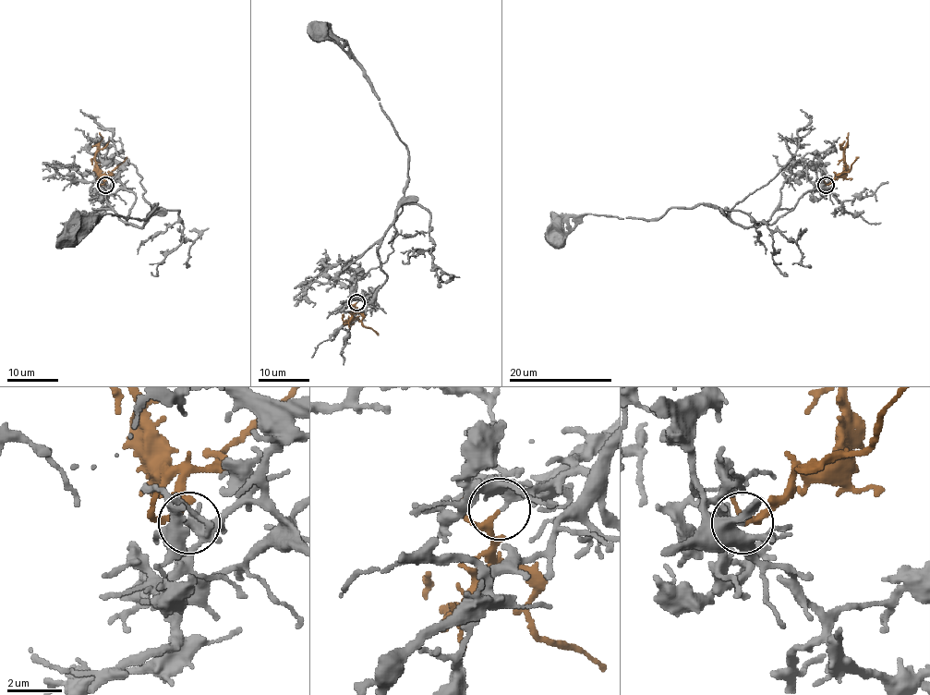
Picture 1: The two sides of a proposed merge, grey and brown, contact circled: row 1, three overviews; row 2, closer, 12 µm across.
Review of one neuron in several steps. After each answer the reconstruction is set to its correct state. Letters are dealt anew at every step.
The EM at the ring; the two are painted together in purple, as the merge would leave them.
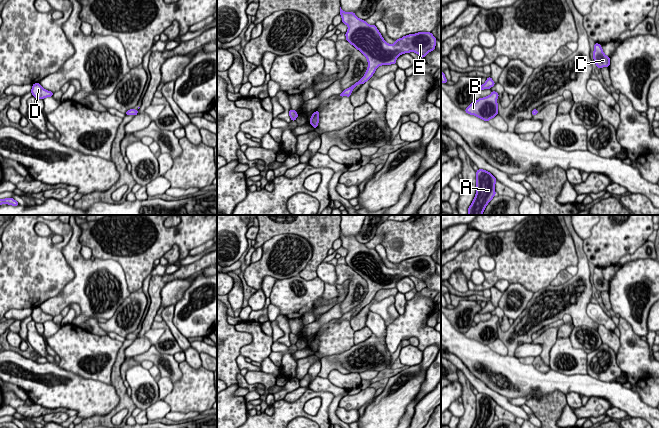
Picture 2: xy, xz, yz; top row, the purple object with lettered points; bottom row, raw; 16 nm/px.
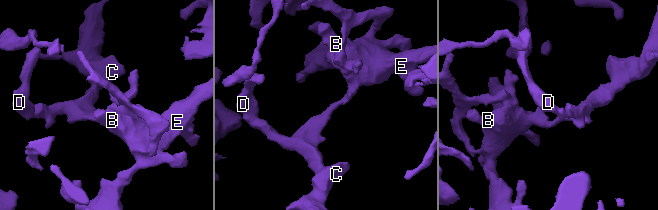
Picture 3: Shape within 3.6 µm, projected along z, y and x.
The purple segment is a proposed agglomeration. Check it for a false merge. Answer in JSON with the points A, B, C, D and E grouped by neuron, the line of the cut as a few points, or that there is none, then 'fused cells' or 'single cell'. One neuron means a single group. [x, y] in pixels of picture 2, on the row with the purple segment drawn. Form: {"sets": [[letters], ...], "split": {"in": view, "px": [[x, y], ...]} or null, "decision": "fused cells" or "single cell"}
{"sets": [["A", "B", "C", "D", "E"]], "split": null, "decision": "single cell"}

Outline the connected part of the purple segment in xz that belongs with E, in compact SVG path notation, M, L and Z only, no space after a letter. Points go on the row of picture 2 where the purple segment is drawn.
M340 7L342 23L348 26L345 33L346 41L359 50L368 62L364 76L351 87L343 90L340 97L350 97L352 90L359 84L367 82L381 65L396 64L396 59L404 54L415 52L424 58L436 46L436 38L431 32L418 32L396 39L394 44L388 44L375 25L367 24L358 18L354 12L344 12Z

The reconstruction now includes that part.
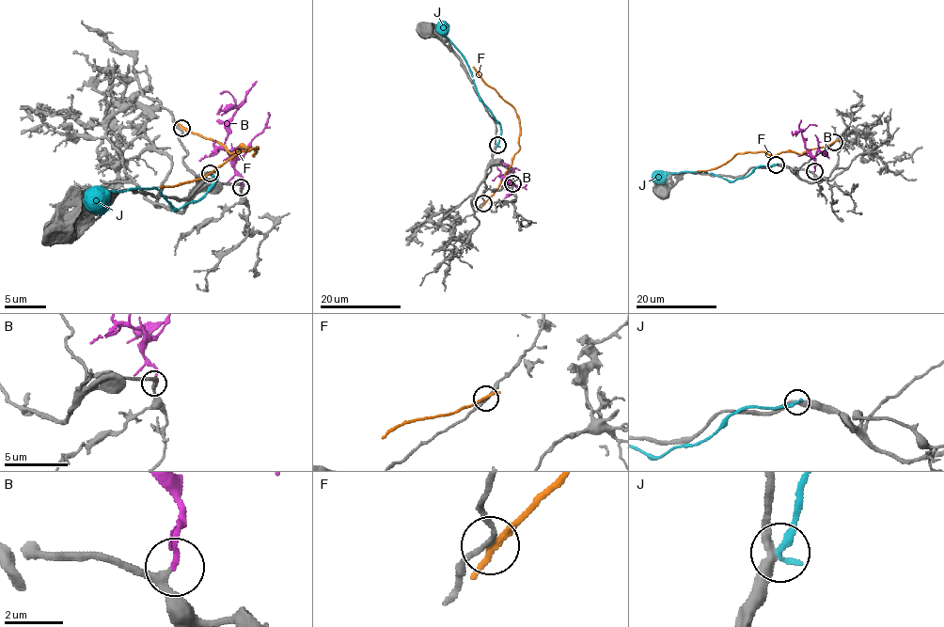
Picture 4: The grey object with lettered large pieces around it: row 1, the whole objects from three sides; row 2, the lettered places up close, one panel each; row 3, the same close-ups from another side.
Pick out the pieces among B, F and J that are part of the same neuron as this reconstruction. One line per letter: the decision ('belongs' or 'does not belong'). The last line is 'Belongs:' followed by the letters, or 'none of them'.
B: belongs
F: does not belong
J: does not belong
Belongs: B

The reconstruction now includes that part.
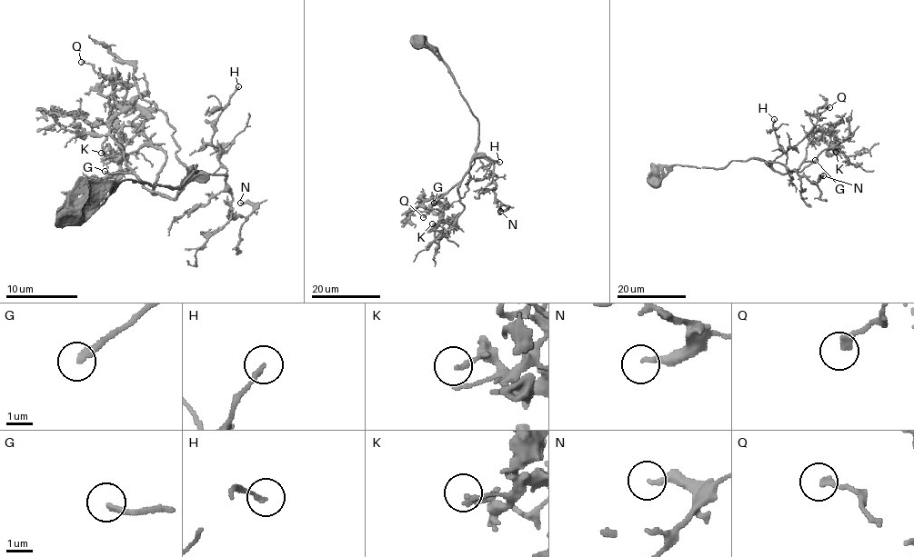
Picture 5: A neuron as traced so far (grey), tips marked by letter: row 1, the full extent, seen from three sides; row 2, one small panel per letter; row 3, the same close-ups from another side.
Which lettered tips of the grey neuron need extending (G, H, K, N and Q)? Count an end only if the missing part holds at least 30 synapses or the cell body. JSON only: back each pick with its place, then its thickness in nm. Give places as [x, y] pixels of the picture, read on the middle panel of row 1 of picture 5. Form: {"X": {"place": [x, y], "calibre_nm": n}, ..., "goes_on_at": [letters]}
{"G": {"place": [434, 203], "calibre_nm": 200}, "goes_on_at": ["G"]}

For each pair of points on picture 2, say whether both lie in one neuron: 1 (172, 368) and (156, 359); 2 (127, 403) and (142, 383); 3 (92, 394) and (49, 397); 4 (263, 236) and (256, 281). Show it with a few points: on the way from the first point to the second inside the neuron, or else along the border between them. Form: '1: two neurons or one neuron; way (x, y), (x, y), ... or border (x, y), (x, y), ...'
1: one neuron; way (168, 366), (160, 360)
2: two neurons; border (130, 397), (136, 406)
3: one neuron; way (81, 394), (60, 394)
4: two neurons; border (283, 234), (272, 236), (261, 246)

